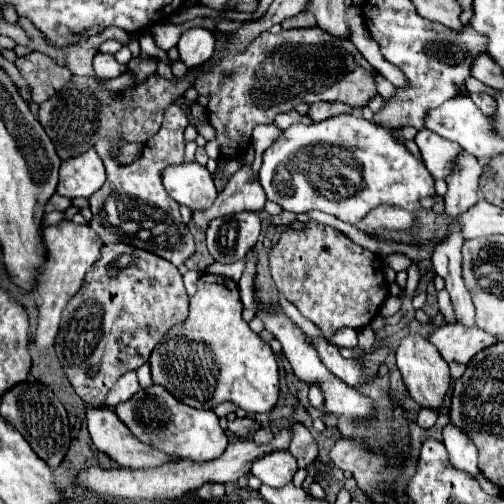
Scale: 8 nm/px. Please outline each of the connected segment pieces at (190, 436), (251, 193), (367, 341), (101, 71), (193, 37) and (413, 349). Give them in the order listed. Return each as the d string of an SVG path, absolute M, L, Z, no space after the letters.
M151 384L149 388L141 388L135 392L135 396L123 404L115 406L115 414L119 420L129 426L131 434L155 448L161 450L169 456L179 456L179 458L189 458L193 462L207 462L215 460L223 450L227 448L229 440L225 432L219 426L219 418L211 410L195 410L171 396L163 386Z
M243 164L243 168L239 168L239 172L235 172L235 176L229 180L227 188L219 192L211 208L203 212L193 210L193 224L199 230L207 230L209 222L219 216L235 214L241 210L261 212L265 208L265 202L267 198L261 184L257 182L257 174L253 174L253 168L249 164Z
M371 326L361 328L361 330L359 330L359 348L363 350L363 352L361 352L361 356L363 356L363 354L367 354L367 352L373 348L373 342L375 342L375 334L373 334Z
M97 54L93 60L93 68L101 80L105 78L117 78L127 72L127 66L119 64L113 54Z
M189 28L187 32L181 34L177 42L177 50L179 50L181 62L187 68L197 68L213 56L215 38L205 28Z
M409 334L401 340L399 348L395 350L397 356L397 366L401 370L403 382L409 390L409 394L421 404L421 406L429 406L429 408L439 408L443 402L443 396L449 388L449 366L443 360L443 356L439 356L439 350L425 338L419 334Z

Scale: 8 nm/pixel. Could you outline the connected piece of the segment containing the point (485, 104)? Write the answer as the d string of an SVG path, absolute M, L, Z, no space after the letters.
M469 94L469 98L481 108L485 116L493 116L495 112L495 100L489 94Z

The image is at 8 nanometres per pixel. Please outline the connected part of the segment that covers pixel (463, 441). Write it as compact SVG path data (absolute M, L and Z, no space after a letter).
M445 426L443 428L443 444L449 452L449 460L451 460L453 468L467 472L473 478L477 478L481 474L477 448L467 436L463 436L463 432L459 428Z

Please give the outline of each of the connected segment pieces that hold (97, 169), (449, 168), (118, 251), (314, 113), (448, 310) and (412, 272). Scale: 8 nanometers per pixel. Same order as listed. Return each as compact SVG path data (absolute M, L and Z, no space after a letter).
M95 148L73 156L73 160L65 160L59 170L59 186L57 194L67 198L85 196L89 198L95 190L99 190L105 182L105 168Z
M427 128L419 130L415 136L415 144L421 150L421 158L425 168L431 172L435 180L445 180L457 166L457 156L463 152L459 144L441 138L435 132L429 132Z
M105 244L101 258L87 272L85 282L75 298L63 310L61 328L55 340L55 352L75 392L91 406L103 406L103 396L111 390L119 376L137 370L149 360L151 350L161 336L175 324L187 318L189 296L185 292L181 274L167 260L153 256L147 250L137 250L127 244Z
M315 102L315 104L309 106L307 116L309 116L313 122L321 122L321 120L339 116L339 114L343 114L343 112L353 112L353 110L351 110L351 106L341 104L341 102Z
M441 290L439 294L437 294L437 298L439 298L439 308L441 308L441 312L443 312L443 316L445 316L445 320L447 322L457 322L457 316L455 316L455 308L453 308L453 304L451 304L451 298L449 298L449 292L447 290Z
M413 262L410 267L407 269L407 284L406 284L406 294L407 296L414 296L415 291L417 289L417 285L420 281L421 275L418 270L418 267L416 264Z

